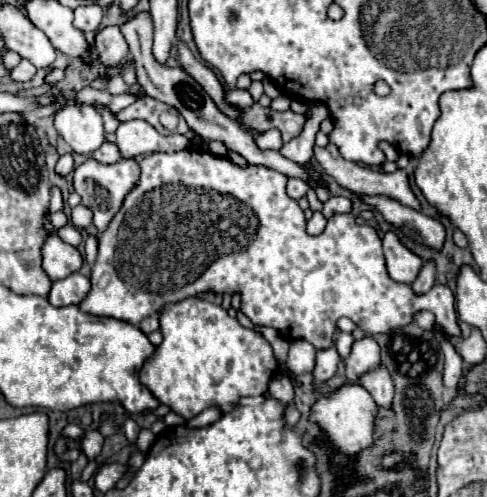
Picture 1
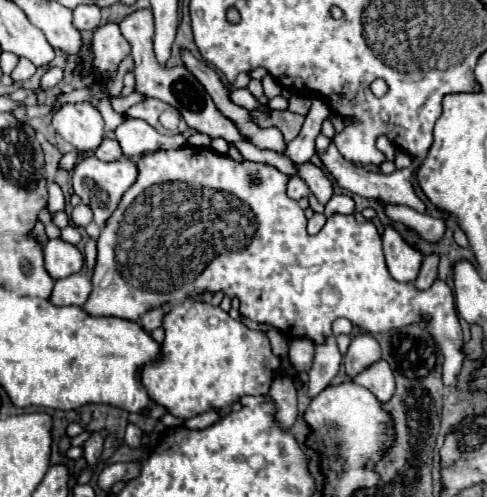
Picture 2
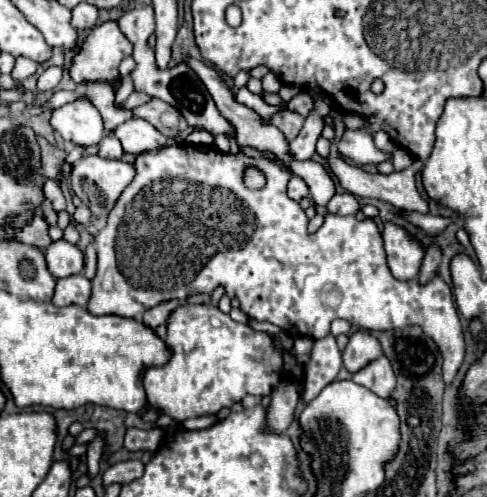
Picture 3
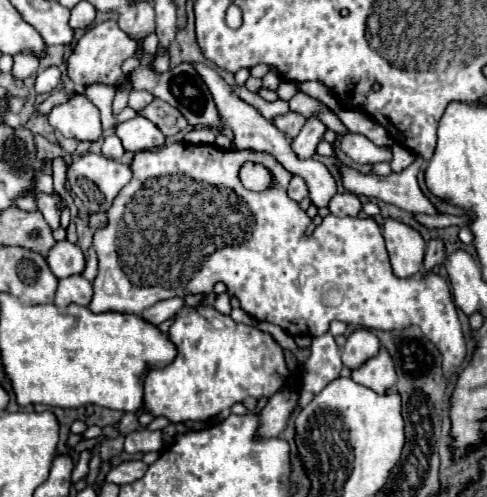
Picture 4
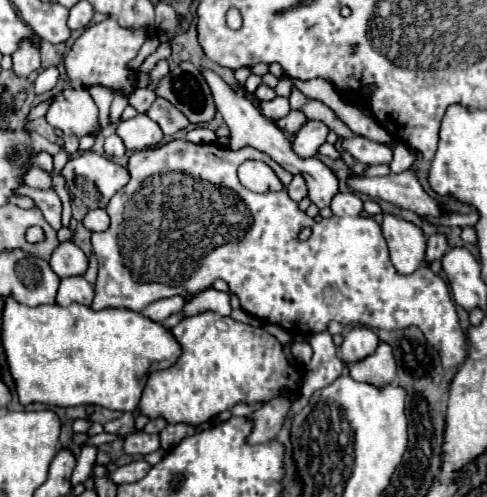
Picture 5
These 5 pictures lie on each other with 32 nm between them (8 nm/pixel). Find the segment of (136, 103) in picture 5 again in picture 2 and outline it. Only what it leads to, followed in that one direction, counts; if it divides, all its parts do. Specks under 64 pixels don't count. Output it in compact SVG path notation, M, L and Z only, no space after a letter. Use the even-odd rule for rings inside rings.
M132 92L132 94L128 94L128 96L108 96L108 98L110 98L110 104L112 104L112 108L114 108L116 112L124 112L124 110L128 110L132 104L144 100L144 96L142 96L140 92Z

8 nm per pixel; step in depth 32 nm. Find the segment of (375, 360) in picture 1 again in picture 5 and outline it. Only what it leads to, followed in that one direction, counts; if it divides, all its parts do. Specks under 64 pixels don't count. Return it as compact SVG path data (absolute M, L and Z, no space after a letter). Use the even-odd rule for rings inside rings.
M354 328L344 336L344 344L340 346L340 356L344 364L356 364L376 352L378 348L378 336L370 328Z

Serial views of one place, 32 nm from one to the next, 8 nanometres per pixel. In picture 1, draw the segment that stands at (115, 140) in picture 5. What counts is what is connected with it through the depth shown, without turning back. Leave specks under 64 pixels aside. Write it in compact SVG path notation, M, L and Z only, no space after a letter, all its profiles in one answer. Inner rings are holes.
M104 142L96 152L92 152L92 158L100 164L114 164L114 162L120 160L120 152L118 152L116 144Z

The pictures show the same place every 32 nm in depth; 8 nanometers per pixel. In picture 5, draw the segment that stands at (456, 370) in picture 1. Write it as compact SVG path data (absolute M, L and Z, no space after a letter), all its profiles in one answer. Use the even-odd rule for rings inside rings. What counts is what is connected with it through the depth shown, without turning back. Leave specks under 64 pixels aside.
M172 140L156 148L134 152L128 162L130 182L112 198L112 204L106 208L110 216L108 230L92 234L92 248L100 268L94 284L96 294L90 308L126 308L142 312L156 300L208 290L220 278L228 284L230 294L238 296L240 306L248 314L282 326L284 330L292 330L302 324L302 334L318 334L328 328L330 320L384 330L418 326L426 340L440 352L446 372L456 370L464 362L468 352L466 338L456 318L456 306L450 298L450 290L440 276L422 266L412 276L400 278L400 274L392 268L382 230L370 216L330 216L320 222L320 230L312 230L308 240L298 240L302 228L314 228L316 222L298 208L298 204L288 196L286 188L282 188L282 192L264 194L244 188L236 176L236 170L244 160L266 162L278 178L284 178L284 186L288 186L292 180L290 172L280 168L280 164L276 164L268 154L254 148L234 152L220 144Z

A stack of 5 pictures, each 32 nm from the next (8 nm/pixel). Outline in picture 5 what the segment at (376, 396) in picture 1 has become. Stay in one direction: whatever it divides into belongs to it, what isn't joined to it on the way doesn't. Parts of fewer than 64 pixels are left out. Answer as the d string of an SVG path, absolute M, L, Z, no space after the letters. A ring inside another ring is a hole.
M380 342L378 350L372 356L350 364L348 370L356 382L366 382L376 388L384 388L396 380L396 362L392 360L392 348Z

